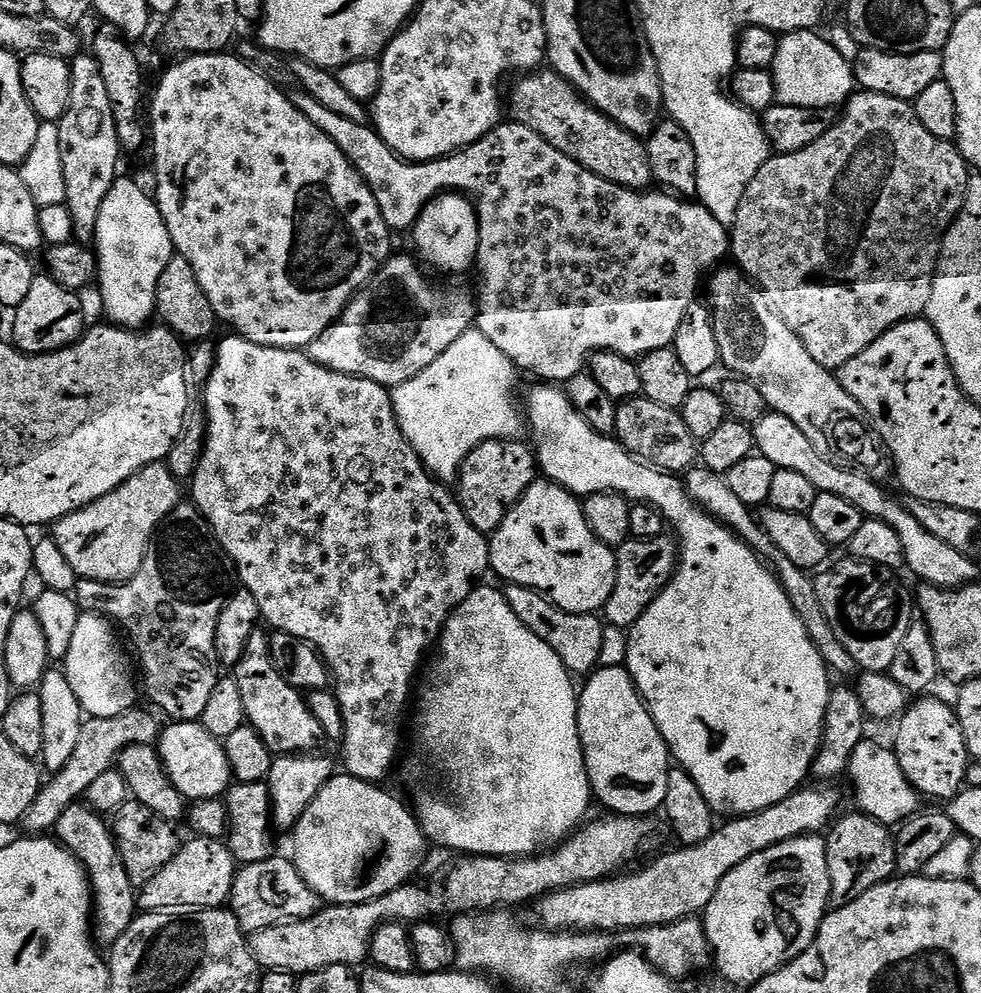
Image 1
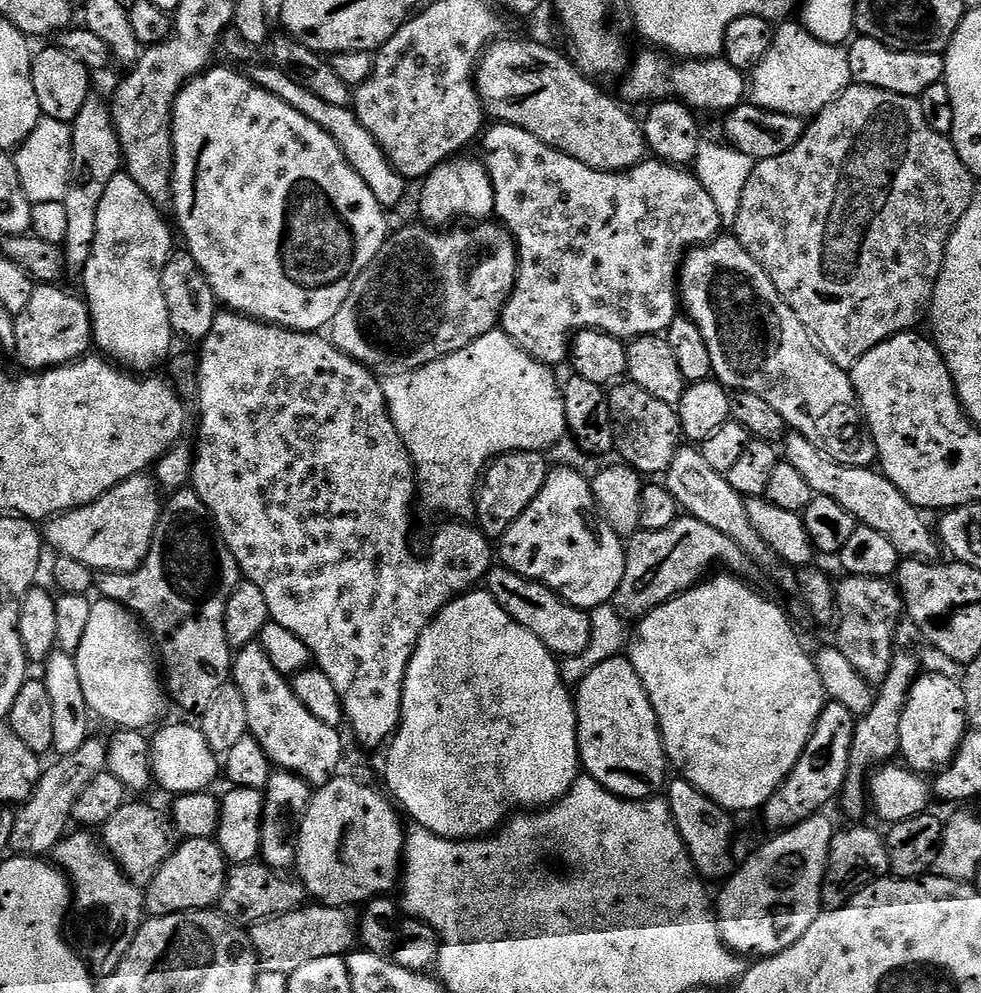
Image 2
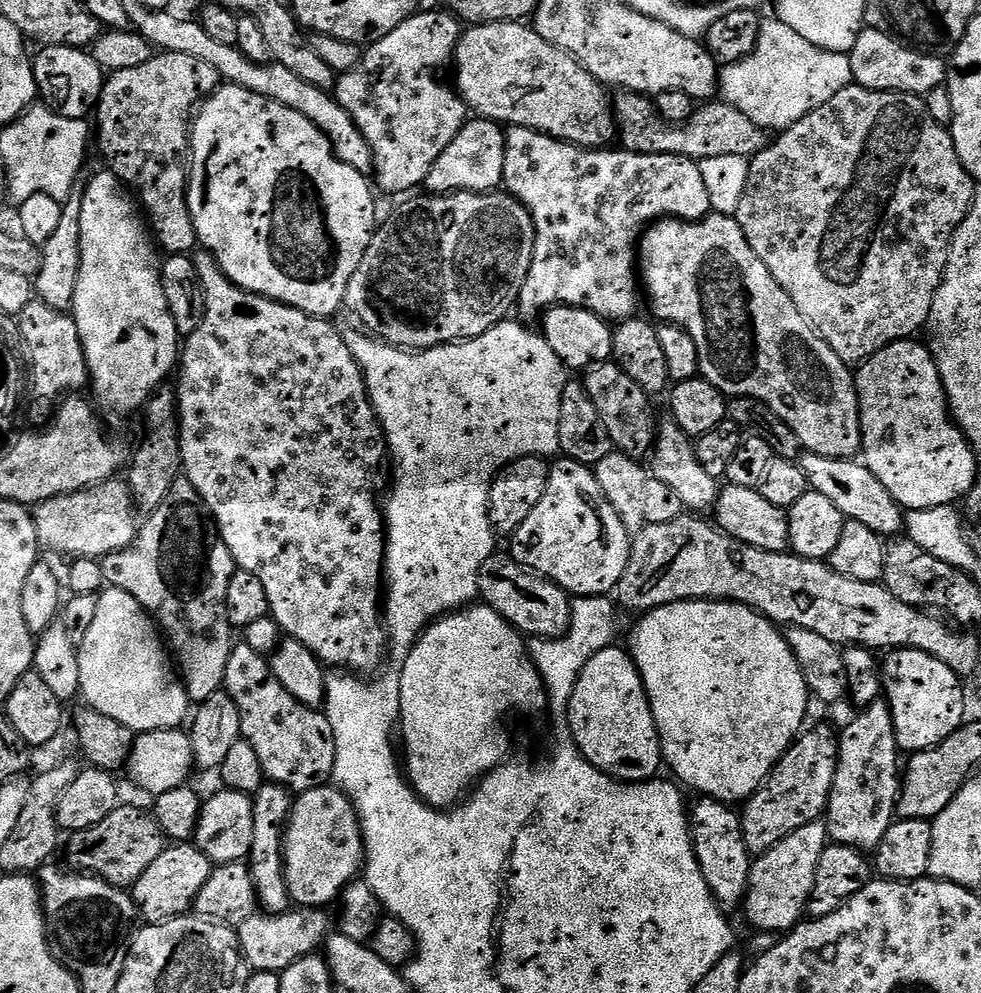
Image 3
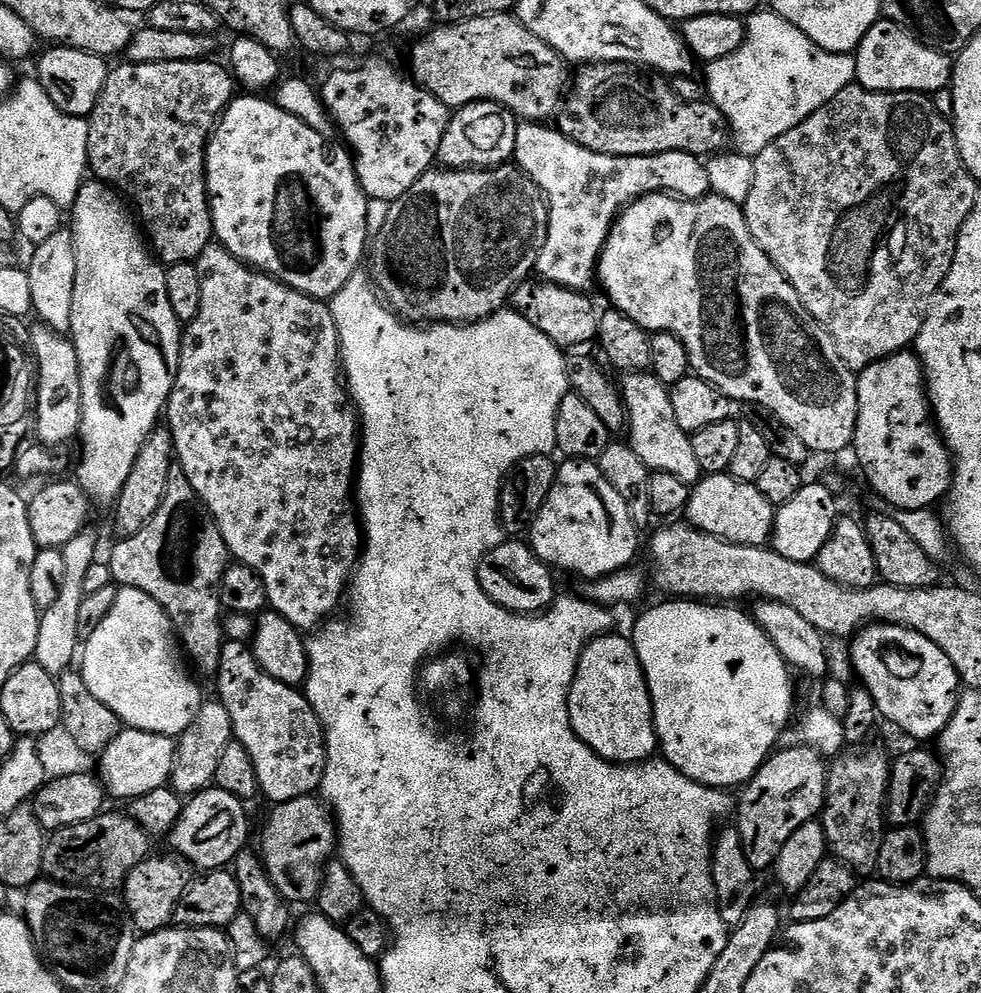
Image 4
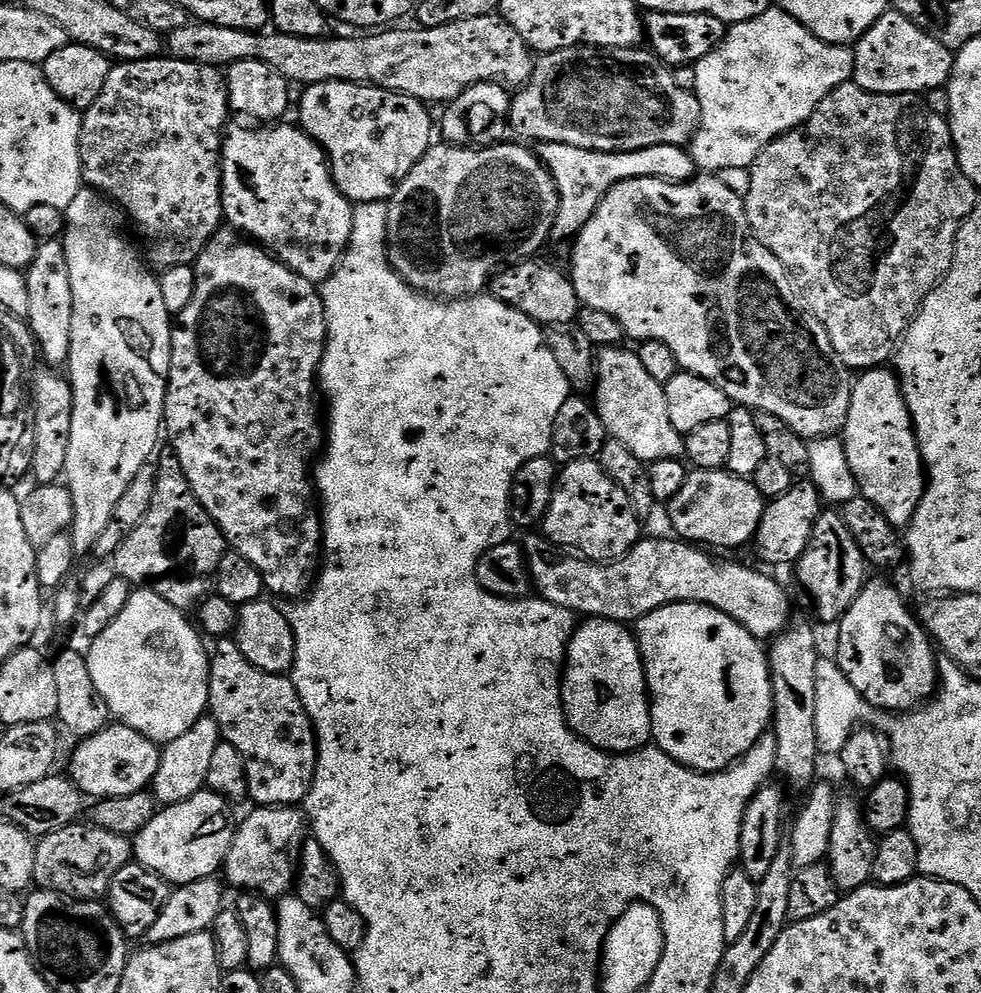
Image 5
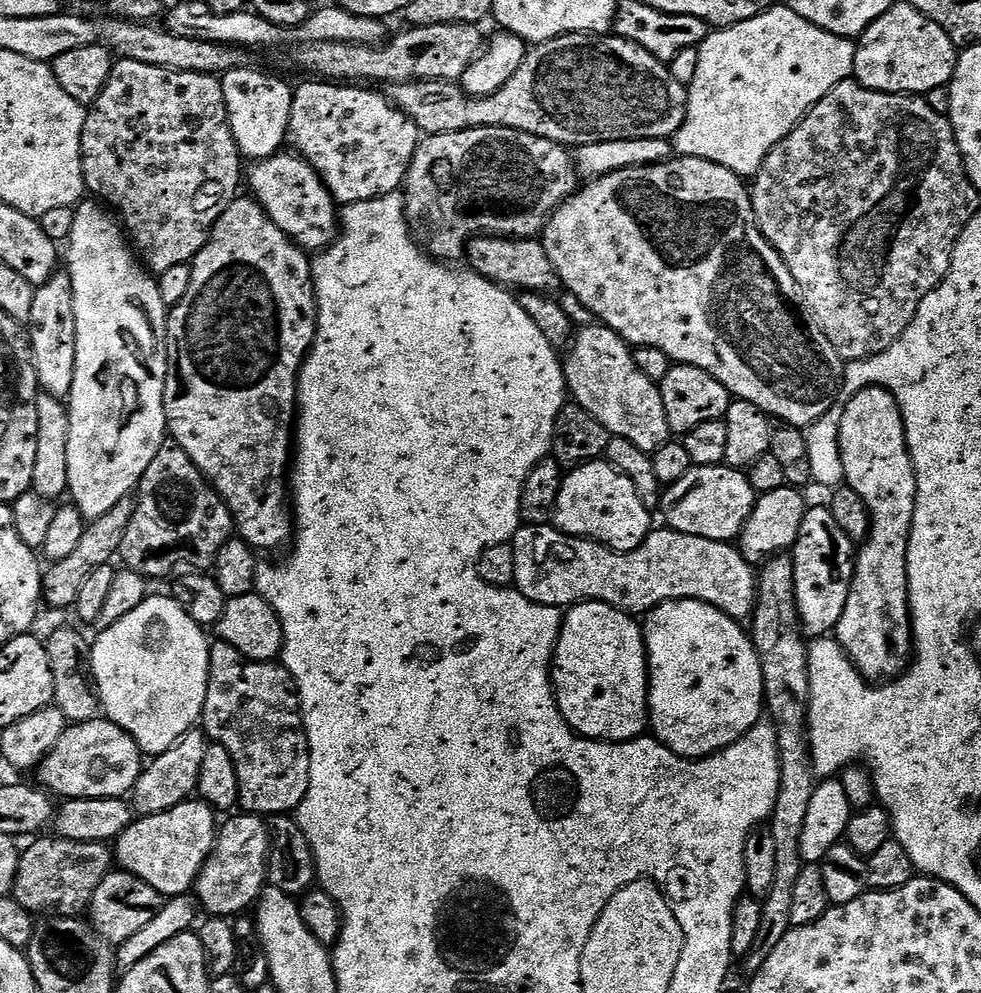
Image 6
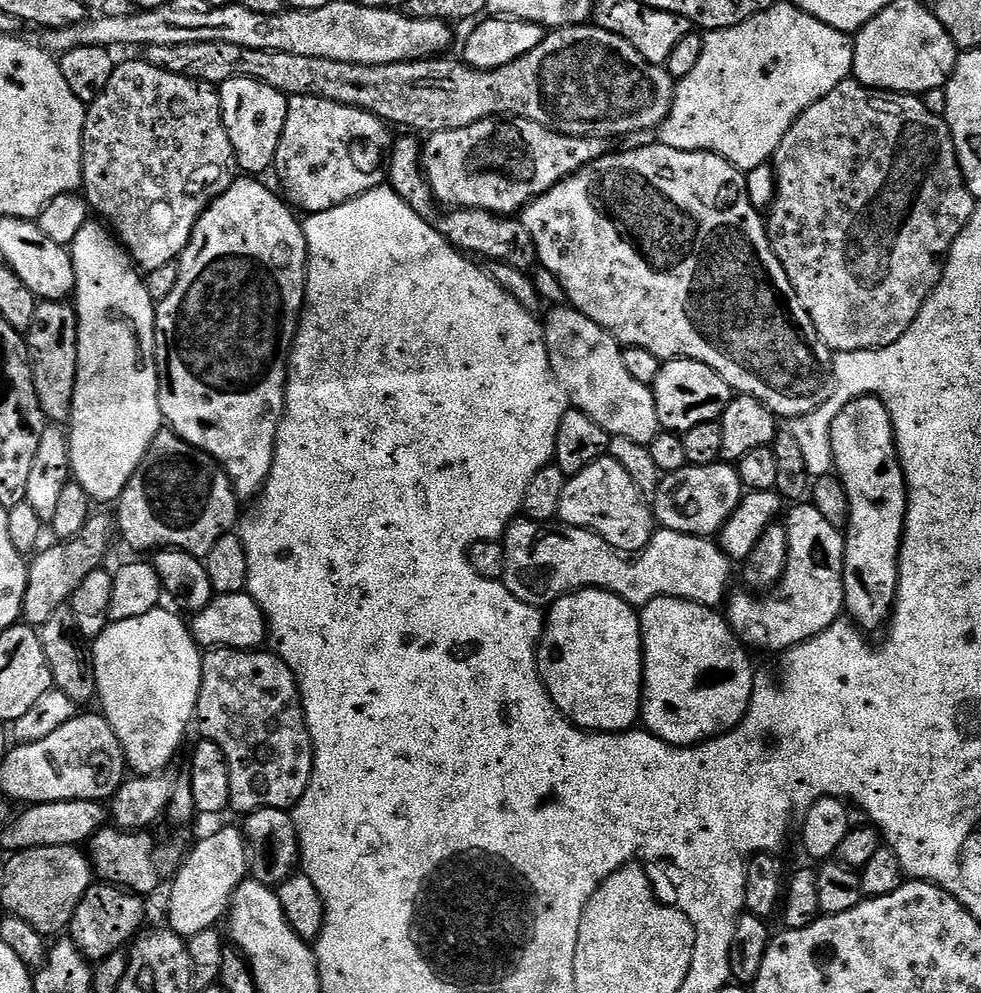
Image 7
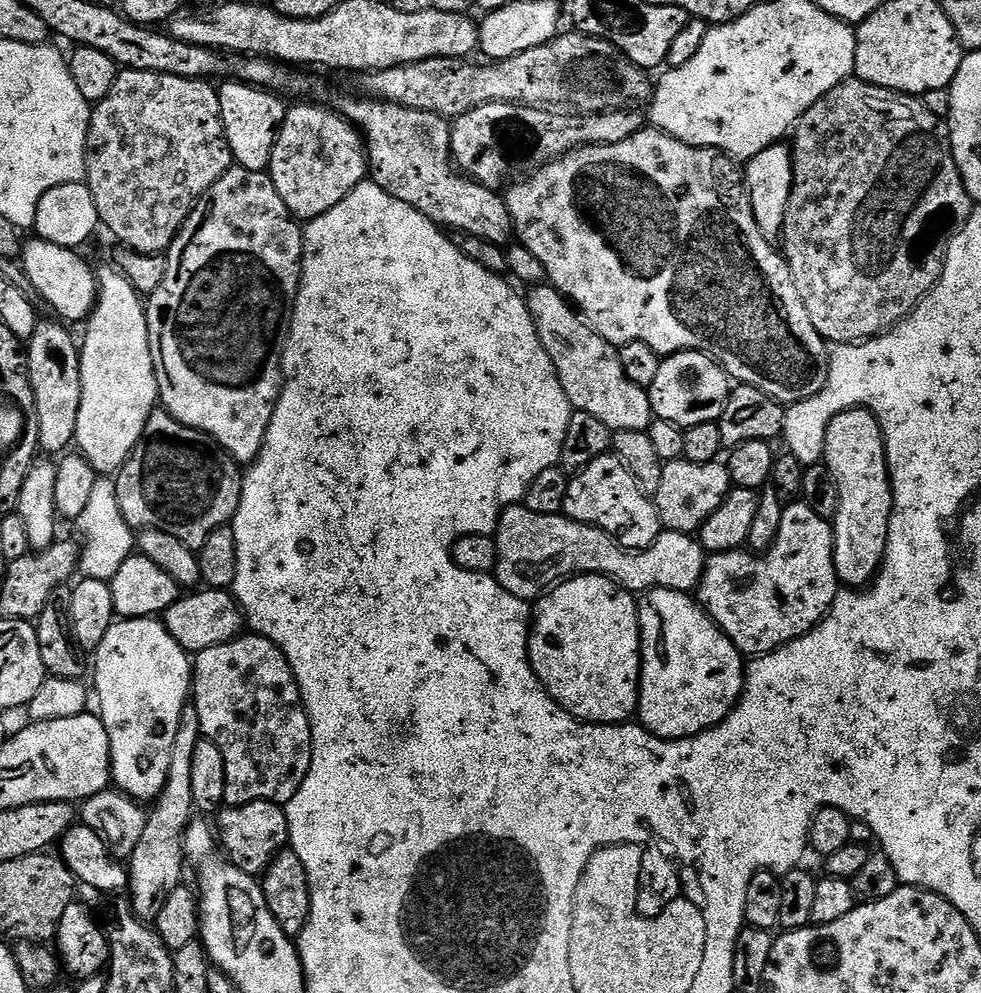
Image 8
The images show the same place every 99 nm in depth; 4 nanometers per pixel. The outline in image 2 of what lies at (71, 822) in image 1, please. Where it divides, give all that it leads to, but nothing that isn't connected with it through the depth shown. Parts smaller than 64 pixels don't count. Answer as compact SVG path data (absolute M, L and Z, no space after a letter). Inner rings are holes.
M69 831L52 847L50 860L64 873L70 885L70 907L66 913L66 939L73 952L88 966L93 977L114 974L130 950L136 931L146 919L144 892L131 884L116 861L98 843L91 831Z

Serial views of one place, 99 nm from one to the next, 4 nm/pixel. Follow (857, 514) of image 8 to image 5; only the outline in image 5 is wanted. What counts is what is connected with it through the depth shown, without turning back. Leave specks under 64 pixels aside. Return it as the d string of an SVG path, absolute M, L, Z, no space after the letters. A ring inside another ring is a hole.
M881 366L879 368L870 368L861 371L859 375L855 377L852 385L852 397L850 398L850 414L846 418L844 423L844 431L842 433L842 439L844 439L844 452L842 448L842 460L848 463L848 468L852 471L852 476L856 479L859 495L870 498L870 502L874 502L874 506L878 506L878 510L882 510L882 514L886 514L886 518L890 523L896 527L897 530L907 529L911 524L914 514L918 510L918 502L922 502L922 494L926 487L926 465L924 460L920 457L920 447L916 441L916 431L912 428L912 419L910 418L910 410L906 406L906 398L904 397L904 391L900 385L900 378L896 375L895 371L891 367ZM869 579L838 622L839 628L836 665L865 702L881 713L899 714L911 712L933 699L938 684L937 649L894 585Z

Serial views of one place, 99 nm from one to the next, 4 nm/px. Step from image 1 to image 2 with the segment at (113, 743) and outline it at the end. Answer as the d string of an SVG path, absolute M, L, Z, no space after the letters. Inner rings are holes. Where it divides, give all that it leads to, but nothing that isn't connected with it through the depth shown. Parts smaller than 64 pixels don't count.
M89 738L86 742L82 742L82 746L78 746L78 750L56 758L56 761L54 761L49 768L47 765L47 767L43 769L34 794L22 805L19 811L16 812L16 821L14 822L12 842L10 845L13 853L37 858L47 857L49 853L51 853L52 847L69 831L72 811L78 802L78 798L86 790L86 786L90 786L90 782L94 782L94 778L98 778L98 774L105 771L107 753L108 745L103 739L96 740L96 738Z

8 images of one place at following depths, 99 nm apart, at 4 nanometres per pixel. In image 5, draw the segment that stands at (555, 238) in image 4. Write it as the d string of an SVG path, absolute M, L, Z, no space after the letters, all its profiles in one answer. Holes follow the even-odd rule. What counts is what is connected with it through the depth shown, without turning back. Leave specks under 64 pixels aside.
M540 144L538 155L548 167L548 173L554 178L560 195L560 205L556 211L556 224L552 227L553 237L558 241L571 241L583 230L594 210L602 202L605 194L618 182L649 176L683 182L697 175L698 169L687 147L650 146L642 150L629 152L591 152L578 146L565 144Z

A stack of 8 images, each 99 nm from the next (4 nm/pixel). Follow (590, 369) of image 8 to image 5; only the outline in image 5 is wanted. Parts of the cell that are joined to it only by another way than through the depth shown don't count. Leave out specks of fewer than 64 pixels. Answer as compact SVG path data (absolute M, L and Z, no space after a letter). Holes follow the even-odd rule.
M628 346L599 349L596 357L596 387L594 407L602 426L611 439L622 442L634 453L634 458L650 465L662 458L681 459L684 456L684 436L670 422L664 385L659 384L642 367L639 355Z

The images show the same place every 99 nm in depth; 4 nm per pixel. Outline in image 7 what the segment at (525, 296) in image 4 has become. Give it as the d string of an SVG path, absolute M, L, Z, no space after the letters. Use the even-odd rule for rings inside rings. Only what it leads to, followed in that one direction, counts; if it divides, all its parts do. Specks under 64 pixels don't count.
M404 134L401 140L399 137L393 143L386 165L386 180L390 187L407 202L410 210L417 212L427 224L435 224L438 231L448 239L448 243L457 250L476 258L484 256L485 261L506 262L510 266L518 266L525 270L531 269L537 263L534 238L530 238L530 230L526 230L526 226L519 218L495 216L493 212L477 208L454 208L445 211L445 216L440 213L441 205L430 190L428 180L424 176L422 144L415 135Z

